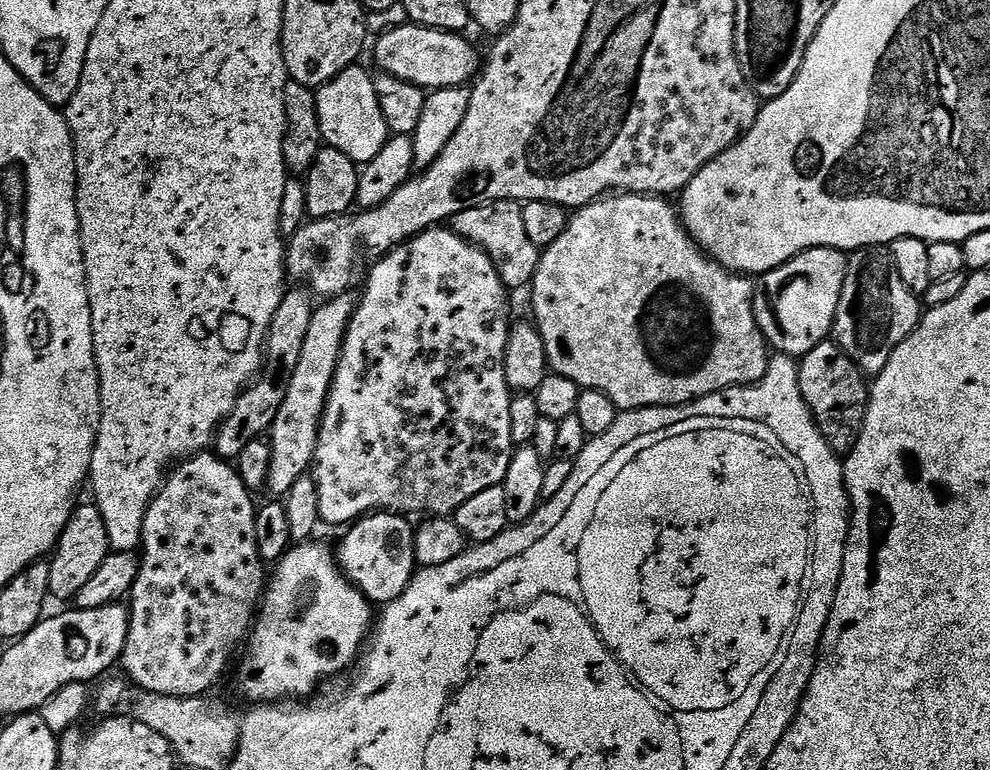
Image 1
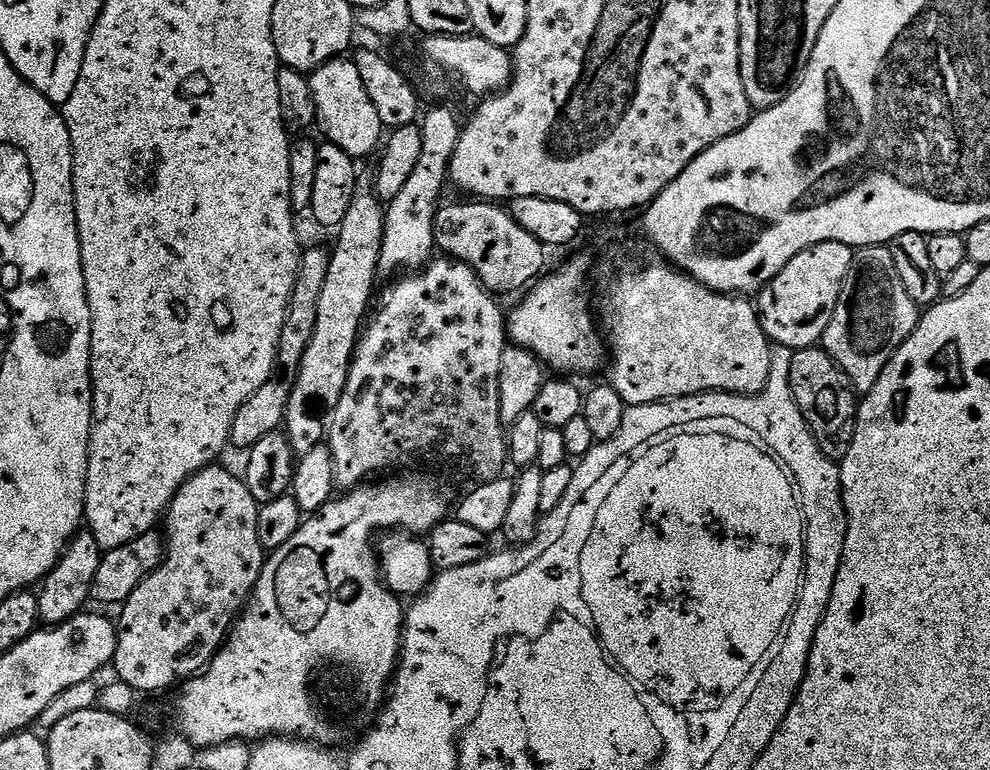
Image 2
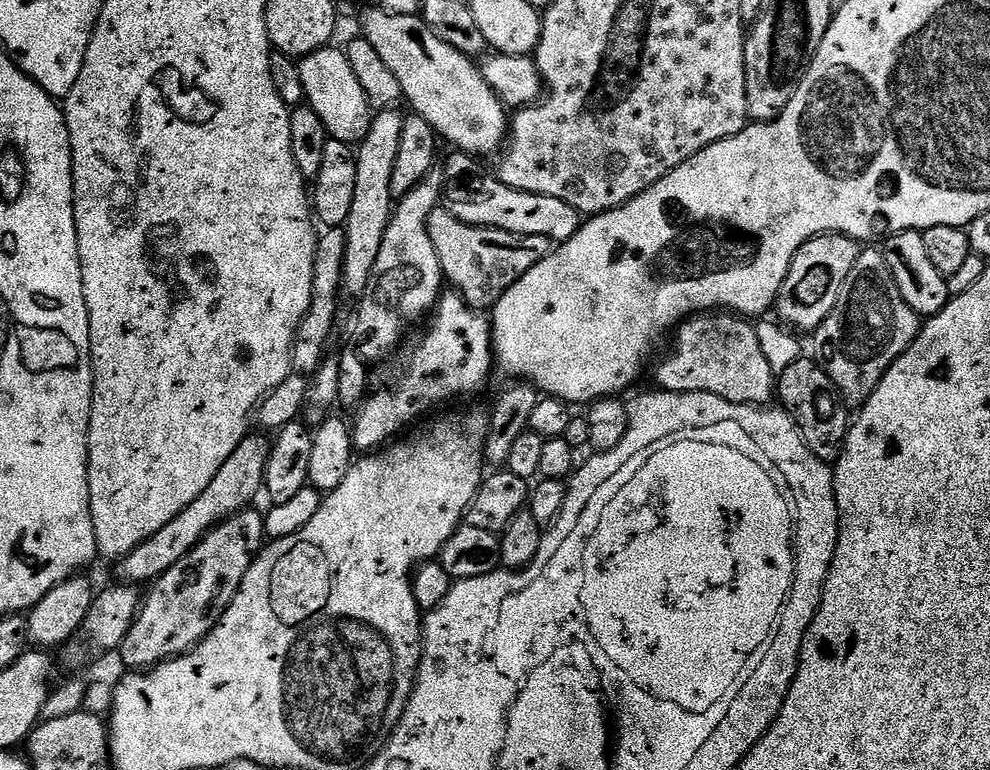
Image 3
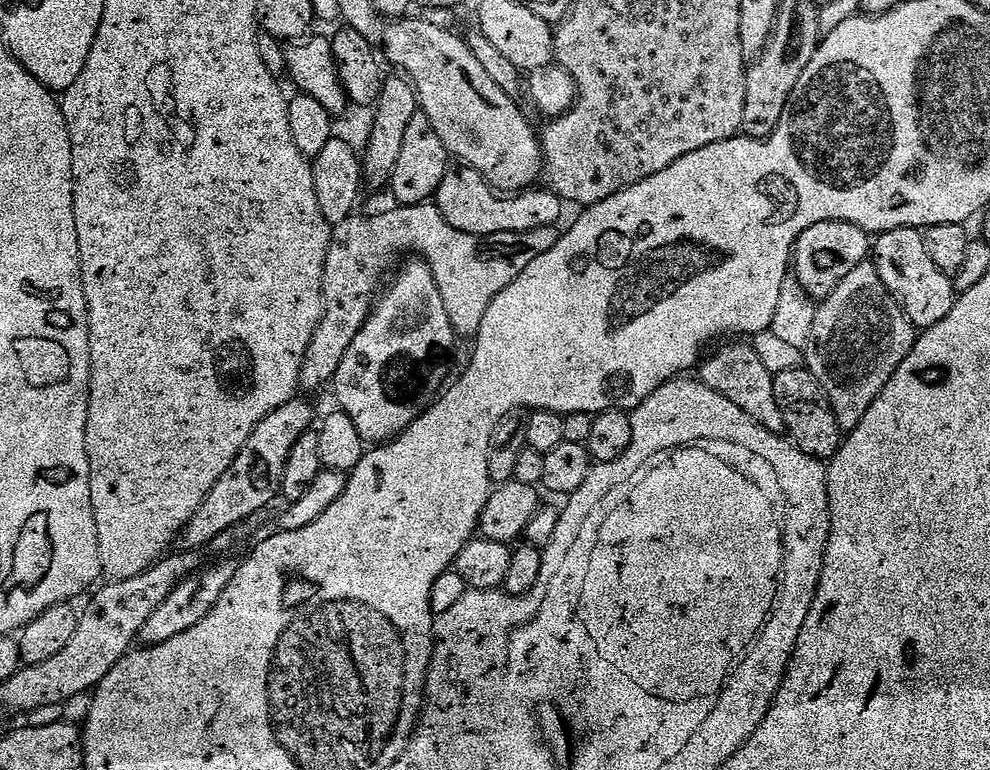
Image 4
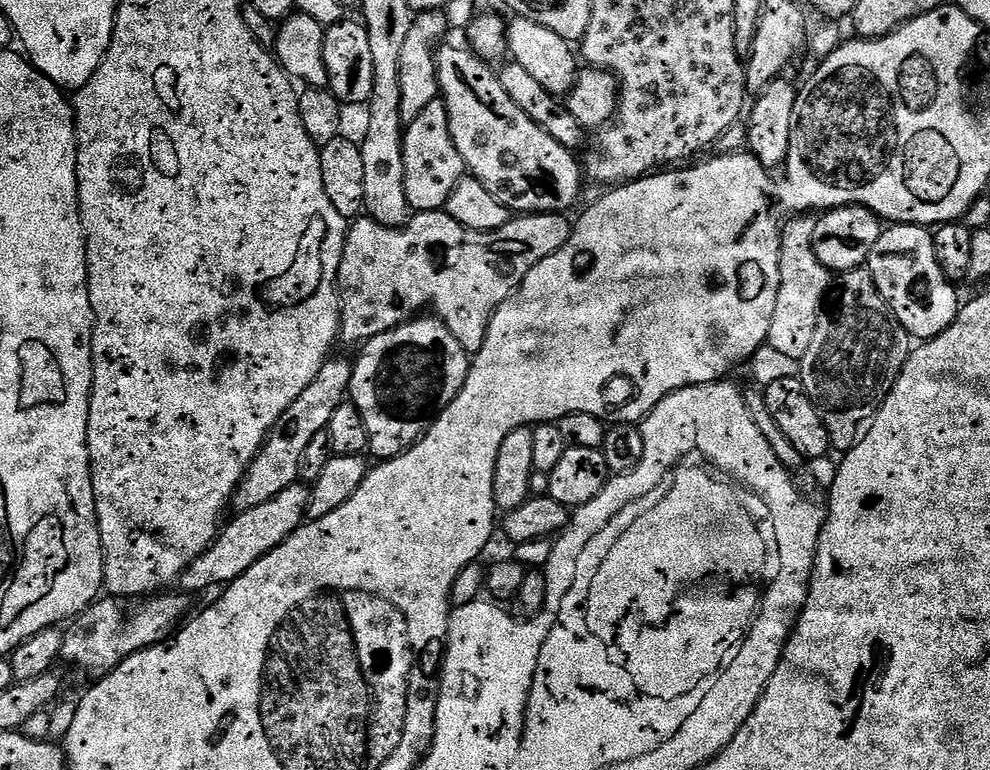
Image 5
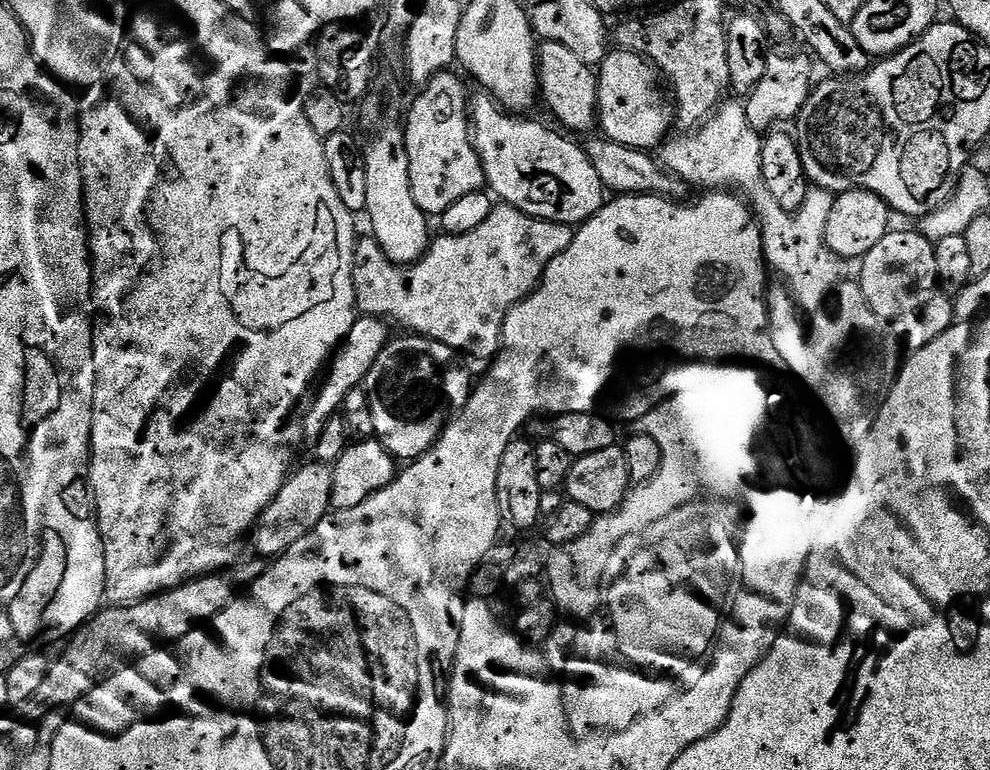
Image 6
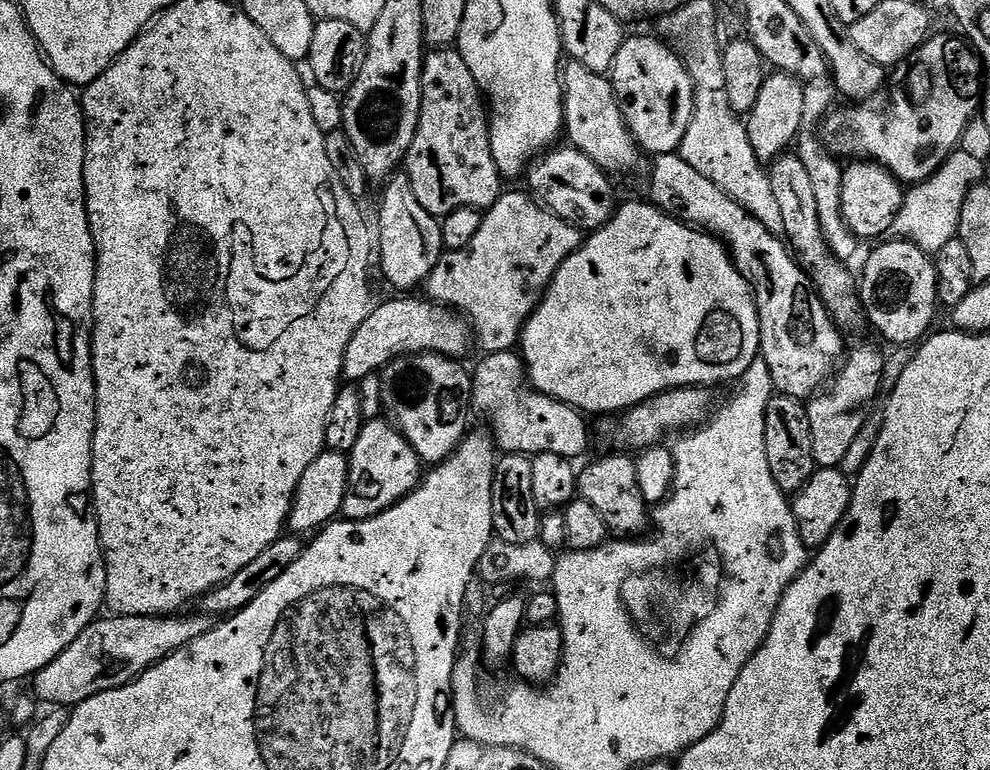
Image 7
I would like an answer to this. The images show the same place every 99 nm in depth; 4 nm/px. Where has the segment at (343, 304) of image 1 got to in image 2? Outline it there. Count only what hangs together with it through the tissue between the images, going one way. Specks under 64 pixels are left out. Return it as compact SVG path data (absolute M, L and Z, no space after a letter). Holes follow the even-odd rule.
M357 183L350 210L335 233L336 249L331 249L326 282L322 282L322 290L318 294L314 338L310 338L310 346L306 346L306 354L302 354L302 366L292 381L290 402L282 425L288 444L297 457L310 454L314 446L325 443L328 415L334 406L338 406L342 390L346 390L352 355L356 352L356 344L377 291L385 211L385 205L377 198L373 185Z

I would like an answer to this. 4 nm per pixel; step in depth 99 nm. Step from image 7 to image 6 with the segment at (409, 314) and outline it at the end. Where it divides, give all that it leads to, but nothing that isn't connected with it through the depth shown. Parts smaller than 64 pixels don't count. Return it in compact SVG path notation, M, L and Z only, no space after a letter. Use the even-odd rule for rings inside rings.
M361 315L354 322L350 334L346 334L346 338L340 343L327 365L326 375L323 377L324 385L322 380L319 385L320 393L317 394L316 401L309 406L308 413L304 416L304 432L309 436L309 441L316 441L322 434L326 422L330 422L330 418L343 409L346 394L363 385L370 366L374 366L374 358L378 358L378 354L388 345L390 339L388 328L389 325L376 316Z

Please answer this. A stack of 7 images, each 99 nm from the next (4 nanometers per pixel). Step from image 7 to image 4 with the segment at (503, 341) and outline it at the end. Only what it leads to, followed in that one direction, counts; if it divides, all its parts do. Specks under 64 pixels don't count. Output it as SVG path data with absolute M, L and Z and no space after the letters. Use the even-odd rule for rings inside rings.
M432 202L392 206L389 212L372 217L360 215L354 214L332 229L332 245L322 274L324 313L300 367L303 391L316 392L336 376L342 358L346 358L346 350L350 350L350 342L354 342L358 330L362 330L381 295L384 271L397 263L396 256L419 254L428 263L457 337L475 338L486 310L490 310L490 302L494 302L538 254L546 254L561 238L556 228L489 236L466 234L454 230Z

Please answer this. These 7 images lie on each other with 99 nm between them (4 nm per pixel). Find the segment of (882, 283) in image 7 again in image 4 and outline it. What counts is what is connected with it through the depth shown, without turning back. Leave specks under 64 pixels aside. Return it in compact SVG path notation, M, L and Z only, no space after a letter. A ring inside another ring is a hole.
M895 228L881 232L874 240L874 263L886 290L900 304L908 320L917 329L923 330L942 322L950 314L957 293L954 291L953 277L942 274L930 254L926 254L923 231L914 228Z

